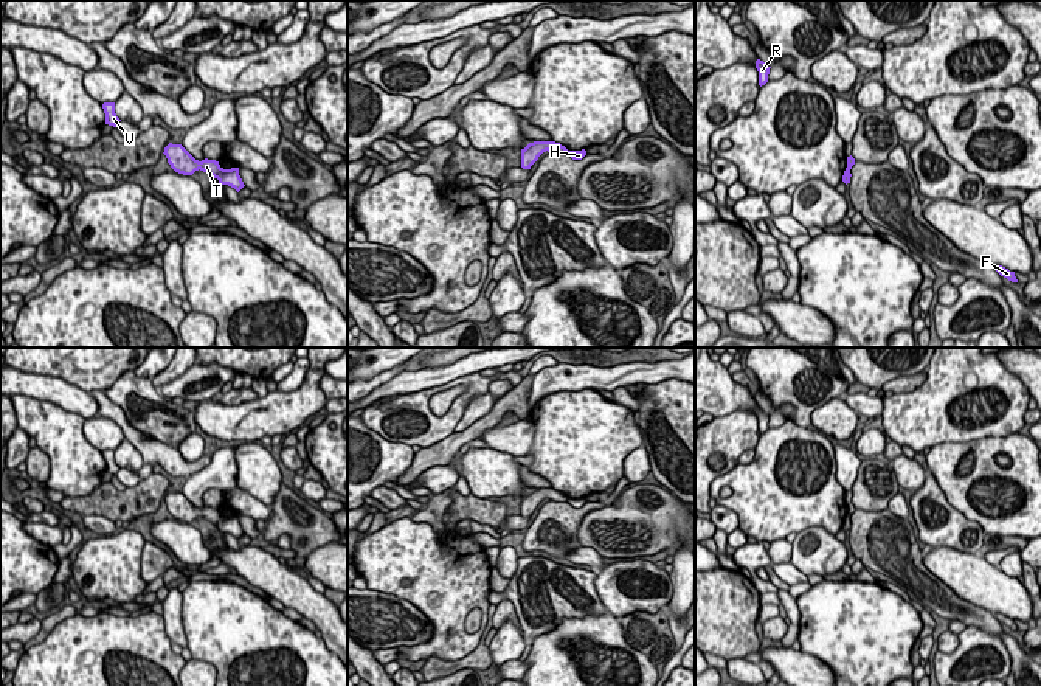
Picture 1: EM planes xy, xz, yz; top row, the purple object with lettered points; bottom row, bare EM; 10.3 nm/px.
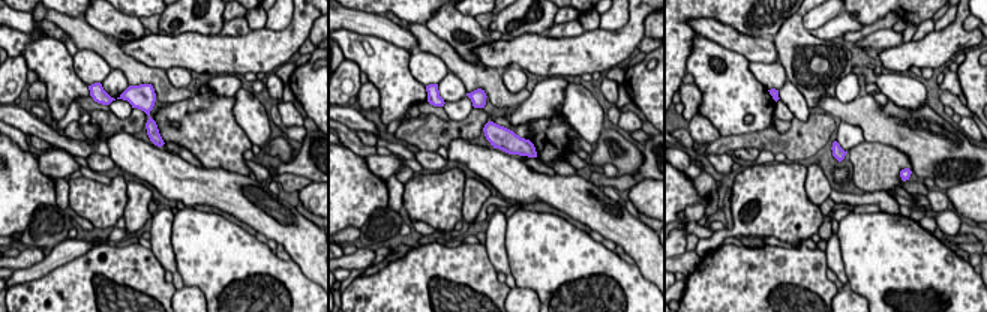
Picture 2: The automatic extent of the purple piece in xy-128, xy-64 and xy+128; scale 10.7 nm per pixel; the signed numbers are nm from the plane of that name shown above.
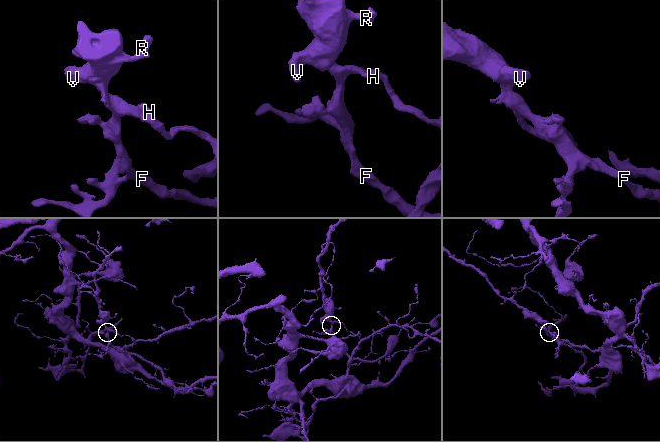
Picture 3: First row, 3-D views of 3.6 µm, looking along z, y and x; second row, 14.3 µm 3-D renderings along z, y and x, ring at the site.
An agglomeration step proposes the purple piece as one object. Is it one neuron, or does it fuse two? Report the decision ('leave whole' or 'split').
split

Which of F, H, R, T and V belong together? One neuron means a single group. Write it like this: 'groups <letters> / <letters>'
groups F R T V / H

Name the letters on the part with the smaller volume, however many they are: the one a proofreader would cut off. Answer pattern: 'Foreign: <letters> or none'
Foreign: F, R, T, V

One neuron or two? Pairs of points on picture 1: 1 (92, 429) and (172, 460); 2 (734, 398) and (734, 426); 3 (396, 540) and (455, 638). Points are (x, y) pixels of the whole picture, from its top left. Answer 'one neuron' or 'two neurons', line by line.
1: two neurons
2: two neurons
3: one neuron

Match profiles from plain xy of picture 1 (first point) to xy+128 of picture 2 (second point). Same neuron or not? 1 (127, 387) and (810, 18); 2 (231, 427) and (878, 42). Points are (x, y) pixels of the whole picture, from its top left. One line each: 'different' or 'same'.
1: different
2: different

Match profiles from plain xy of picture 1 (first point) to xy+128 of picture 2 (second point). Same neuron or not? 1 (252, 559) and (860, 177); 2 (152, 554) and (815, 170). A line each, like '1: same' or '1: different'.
1: different
2: same

